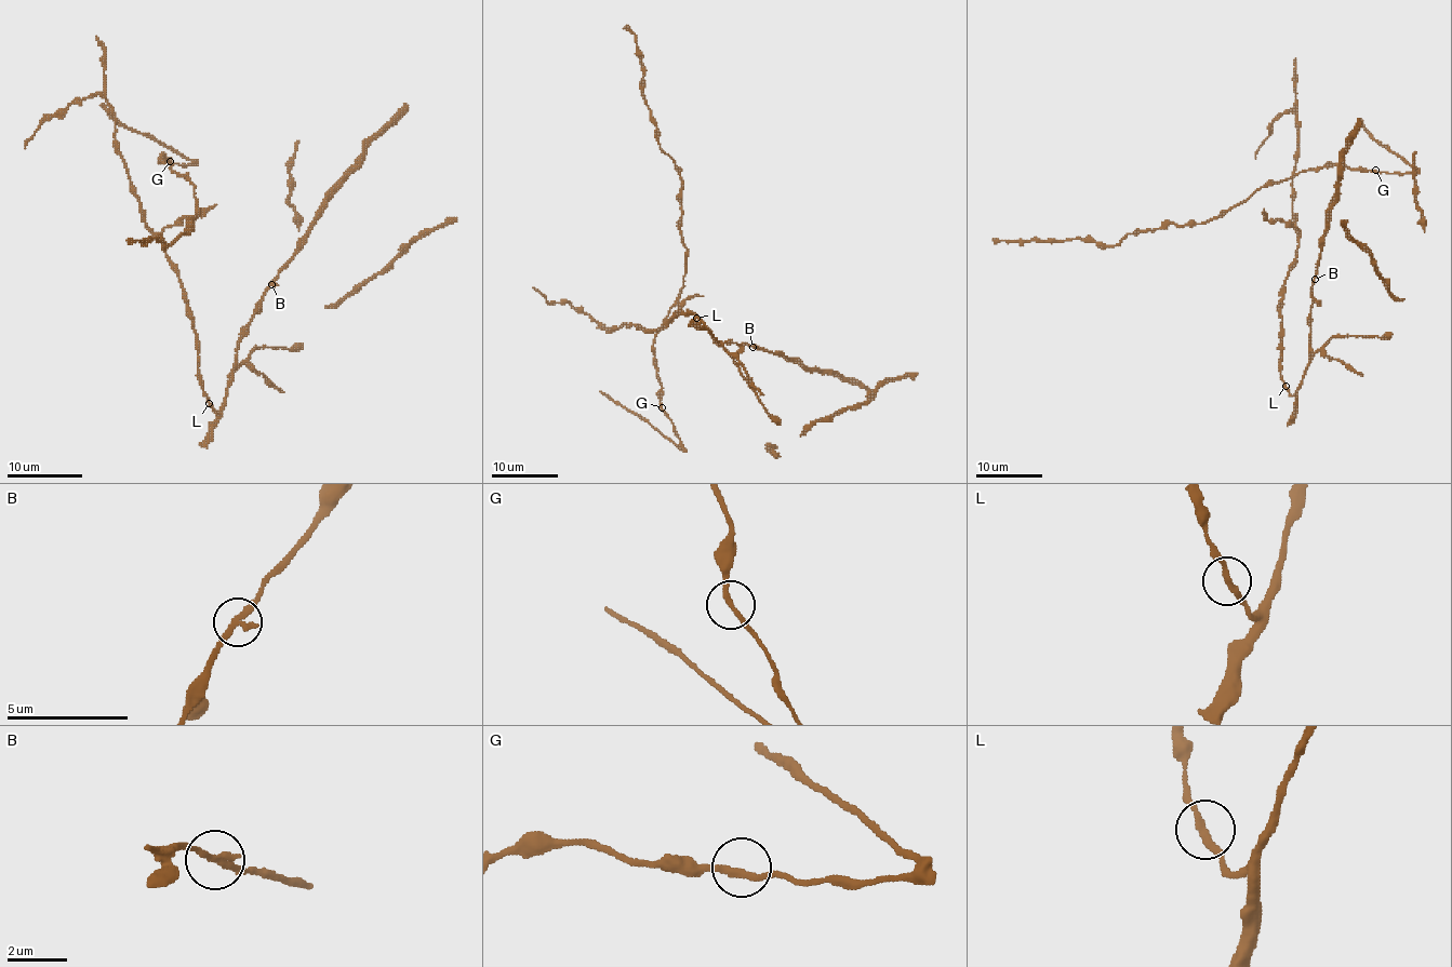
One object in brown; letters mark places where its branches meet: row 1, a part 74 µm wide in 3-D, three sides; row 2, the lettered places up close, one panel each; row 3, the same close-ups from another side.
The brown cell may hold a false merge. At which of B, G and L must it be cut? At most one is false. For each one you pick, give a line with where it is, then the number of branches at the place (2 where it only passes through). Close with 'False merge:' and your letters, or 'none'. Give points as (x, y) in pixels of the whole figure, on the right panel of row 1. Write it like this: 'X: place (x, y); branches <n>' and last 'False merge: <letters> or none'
False merge: none

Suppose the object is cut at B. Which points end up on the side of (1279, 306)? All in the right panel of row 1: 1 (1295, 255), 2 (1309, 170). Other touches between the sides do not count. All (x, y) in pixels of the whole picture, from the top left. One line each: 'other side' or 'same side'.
1: same side
2: same side

